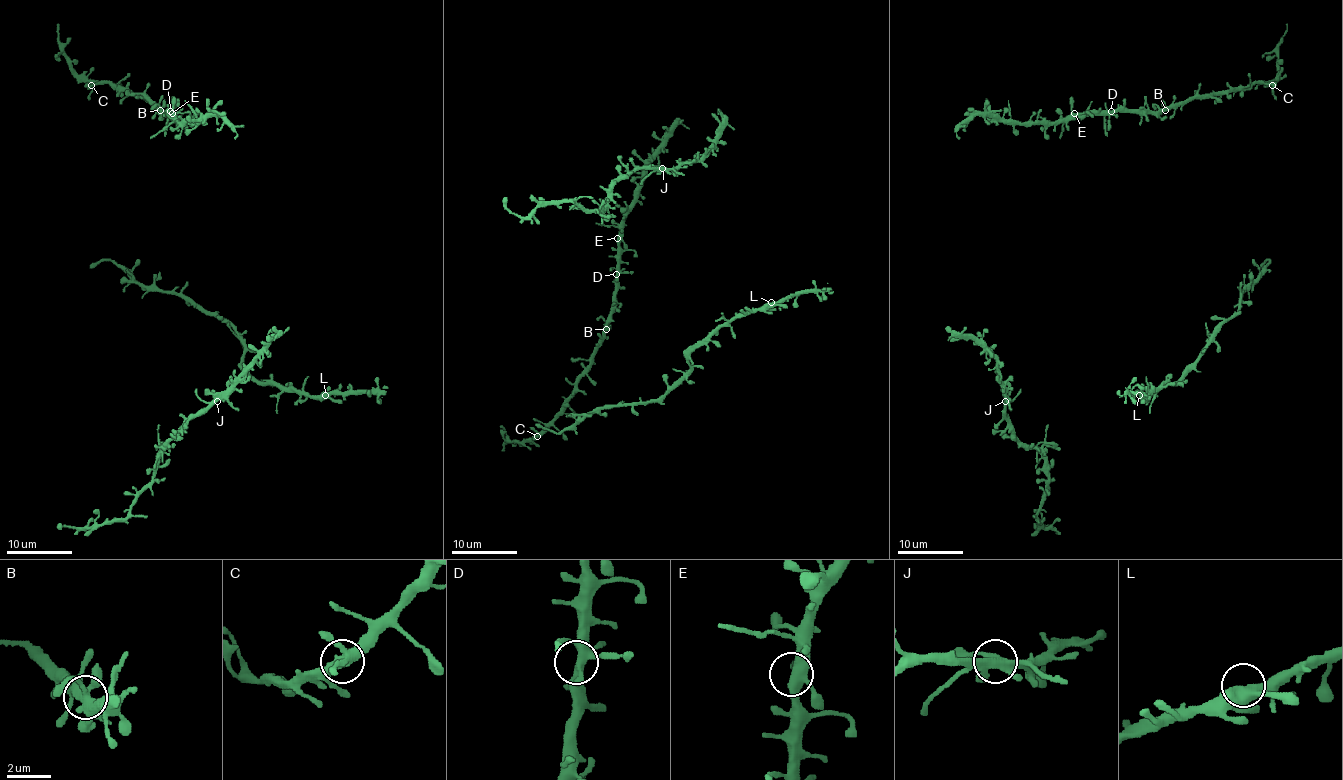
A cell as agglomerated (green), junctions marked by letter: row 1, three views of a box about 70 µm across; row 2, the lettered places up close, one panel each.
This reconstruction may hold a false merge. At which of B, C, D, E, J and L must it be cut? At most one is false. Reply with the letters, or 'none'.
none

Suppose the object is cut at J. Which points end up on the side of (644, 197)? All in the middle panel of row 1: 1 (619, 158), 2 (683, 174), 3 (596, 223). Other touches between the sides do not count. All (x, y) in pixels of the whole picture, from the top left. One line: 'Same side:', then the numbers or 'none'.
Same side: 3

